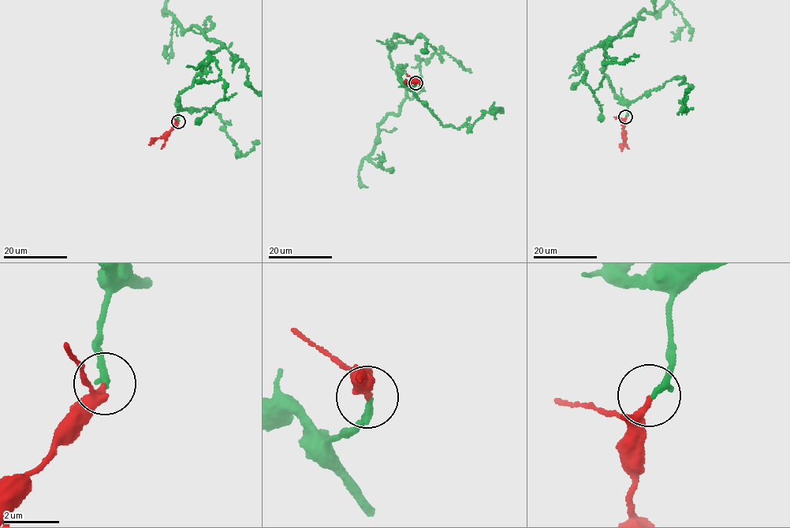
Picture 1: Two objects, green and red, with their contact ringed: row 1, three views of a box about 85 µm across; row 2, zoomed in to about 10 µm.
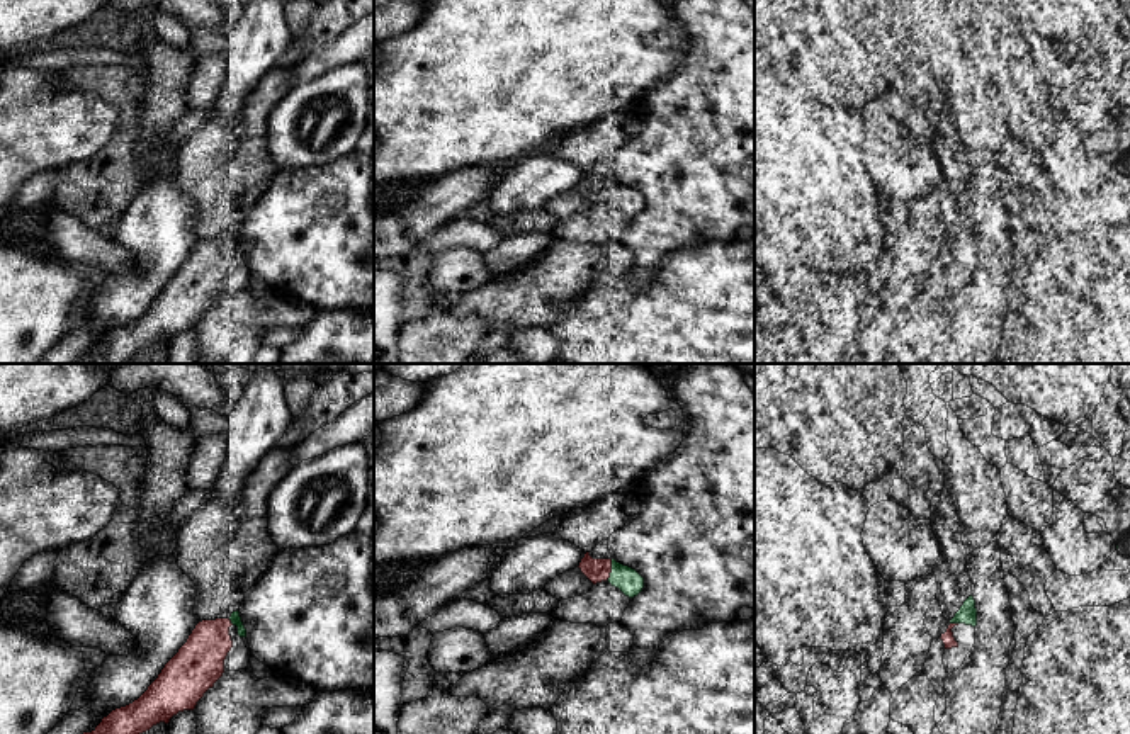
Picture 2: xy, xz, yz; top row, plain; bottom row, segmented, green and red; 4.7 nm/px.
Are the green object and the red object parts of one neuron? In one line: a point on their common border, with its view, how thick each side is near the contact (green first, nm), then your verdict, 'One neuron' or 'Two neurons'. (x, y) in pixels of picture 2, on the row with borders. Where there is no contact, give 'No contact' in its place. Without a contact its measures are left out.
Touches green at xz (612, 570). Thickness 120 nm (green) against 110 nm. One neuron

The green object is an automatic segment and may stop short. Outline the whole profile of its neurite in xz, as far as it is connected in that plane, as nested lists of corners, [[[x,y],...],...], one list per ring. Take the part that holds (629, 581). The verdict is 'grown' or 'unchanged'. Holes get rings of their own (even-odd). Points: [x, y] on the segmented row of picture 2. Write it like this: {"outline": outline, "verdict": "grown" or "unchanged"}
{"outline": [[[586,552],[578,567],[593,584],[608,581],[629,598],[637,596],[644,588],[644,578],[615,559],[593,559]]], "verdict": "grown"}

